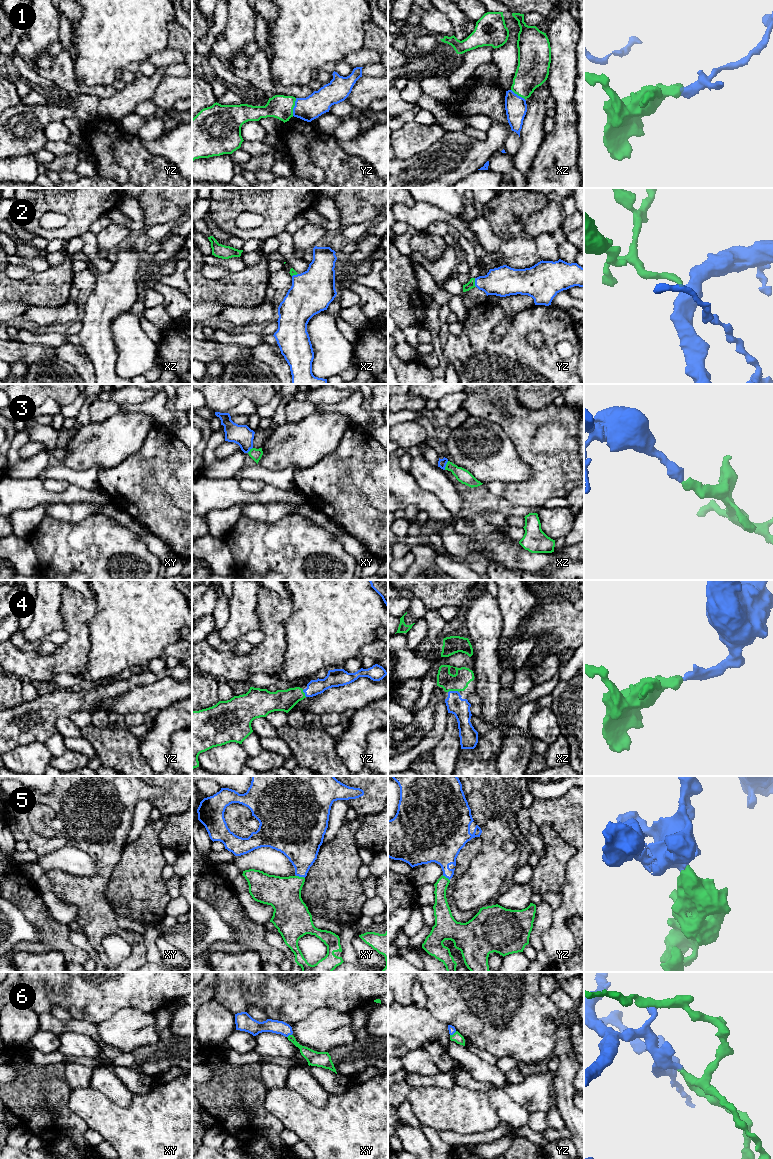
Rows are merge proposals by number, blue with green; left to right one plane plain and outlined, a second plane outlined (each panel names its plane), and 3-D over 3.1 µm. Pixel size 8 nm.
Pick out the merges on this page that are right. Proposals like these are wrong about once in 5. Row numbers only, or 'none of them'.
2, 3, 4, 5, 6

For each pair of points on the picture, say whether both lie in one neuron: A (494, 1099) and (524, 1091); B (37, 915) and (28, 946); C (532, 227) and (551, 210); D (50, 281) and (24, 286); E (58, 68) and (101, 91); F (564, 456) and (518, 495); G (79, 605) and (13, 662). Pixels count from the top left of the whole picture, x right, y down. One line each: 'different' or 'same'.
A: different
B: same
C: same
D: same
E: same
F: same
G: same

